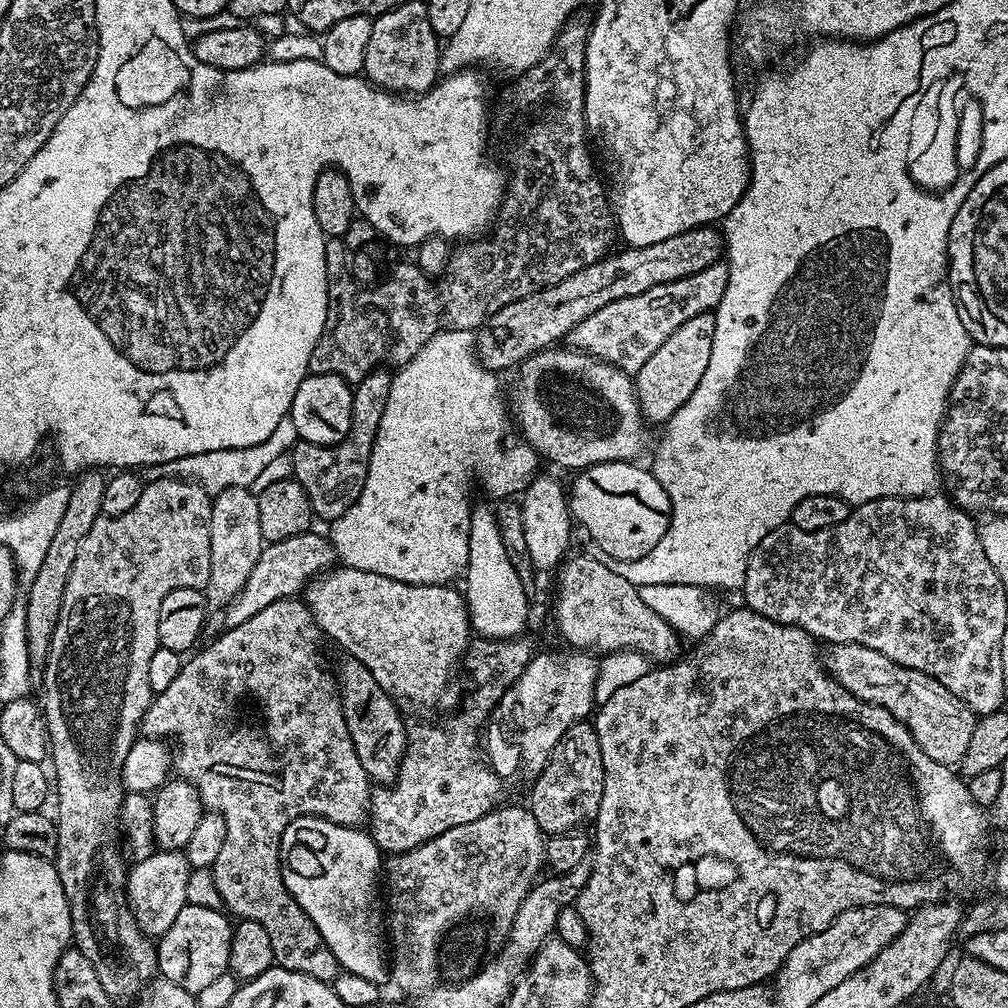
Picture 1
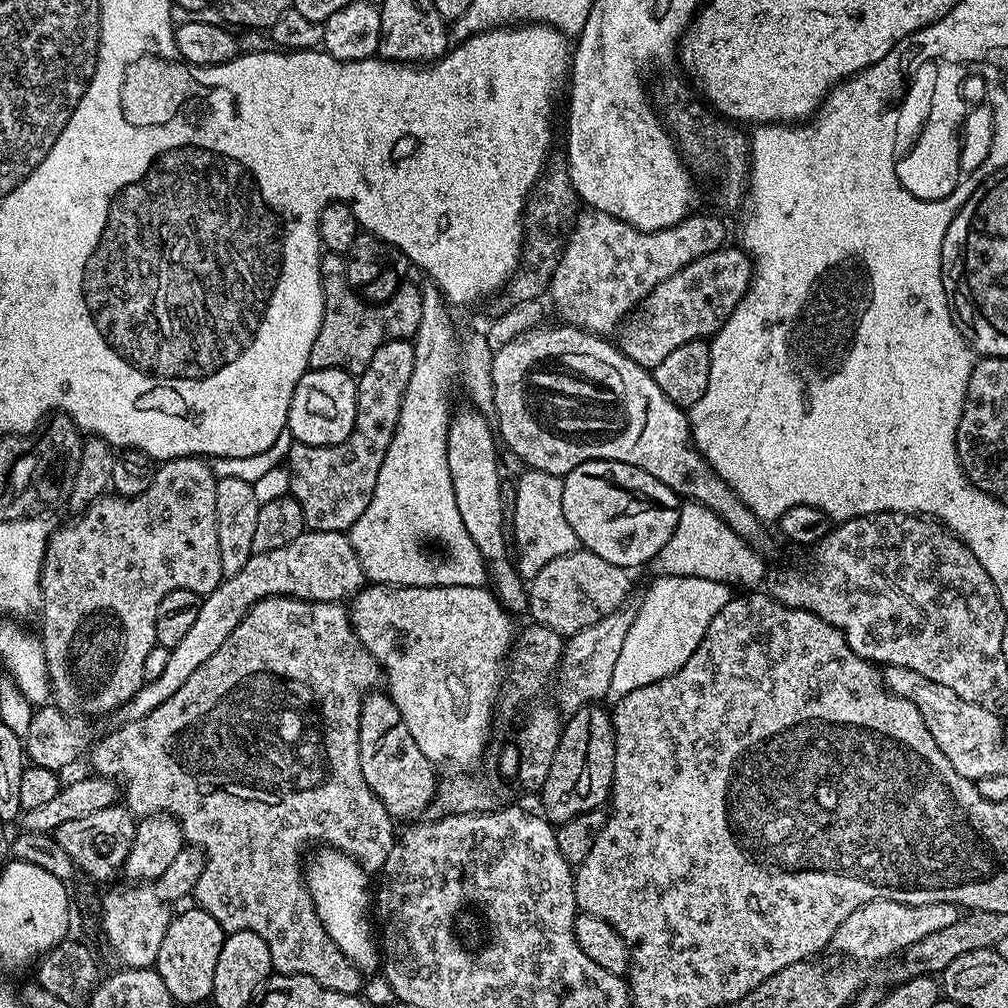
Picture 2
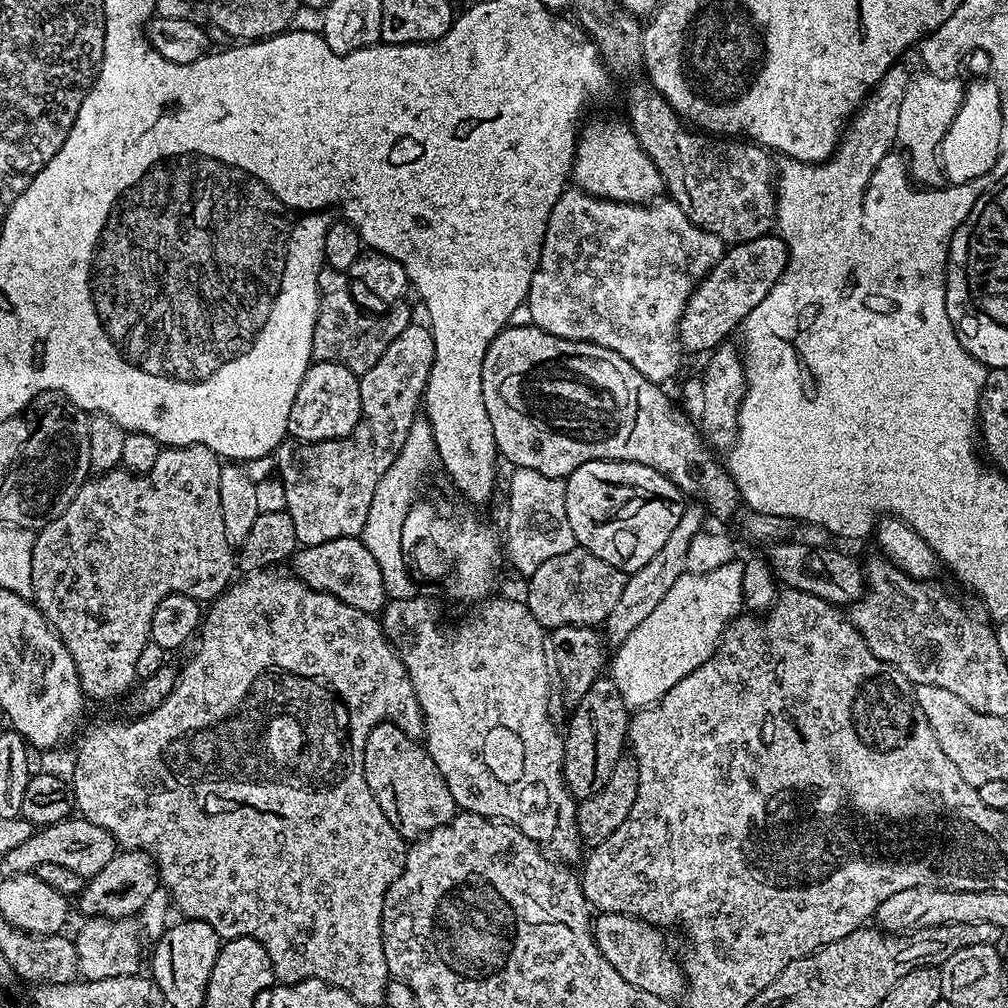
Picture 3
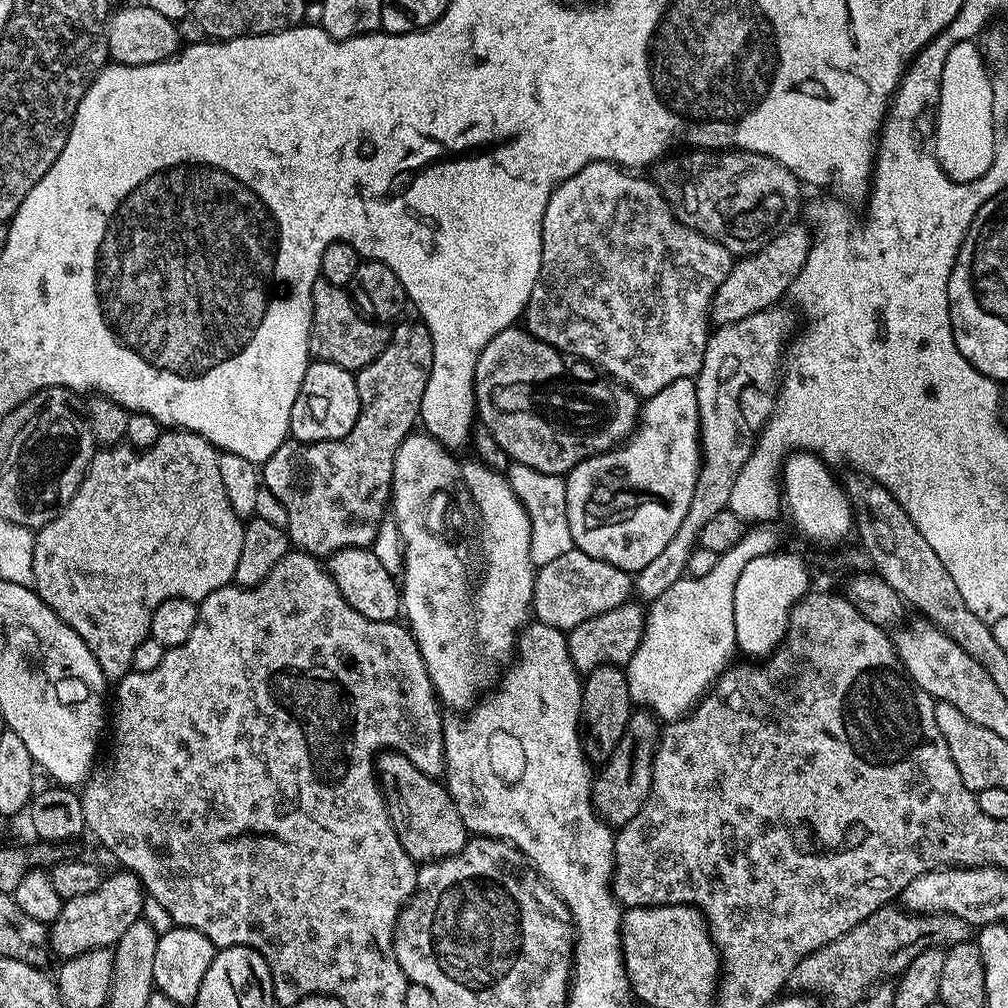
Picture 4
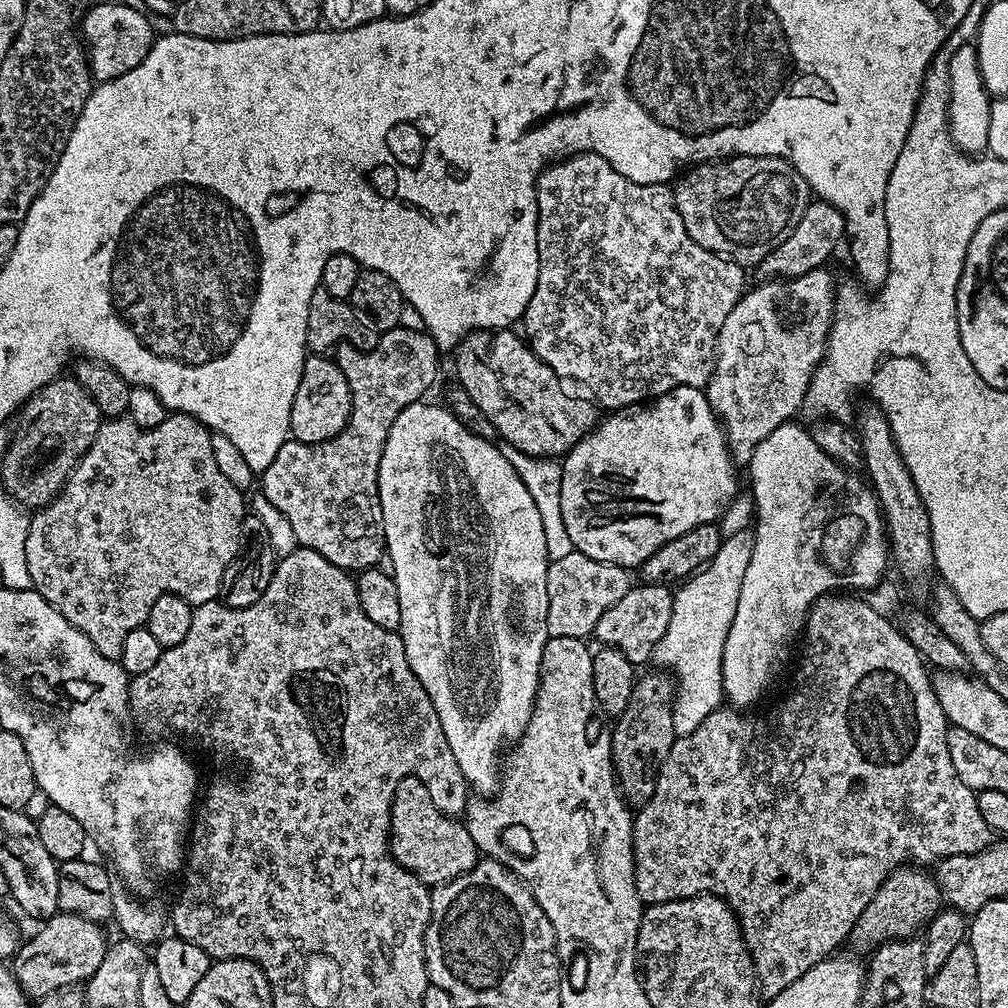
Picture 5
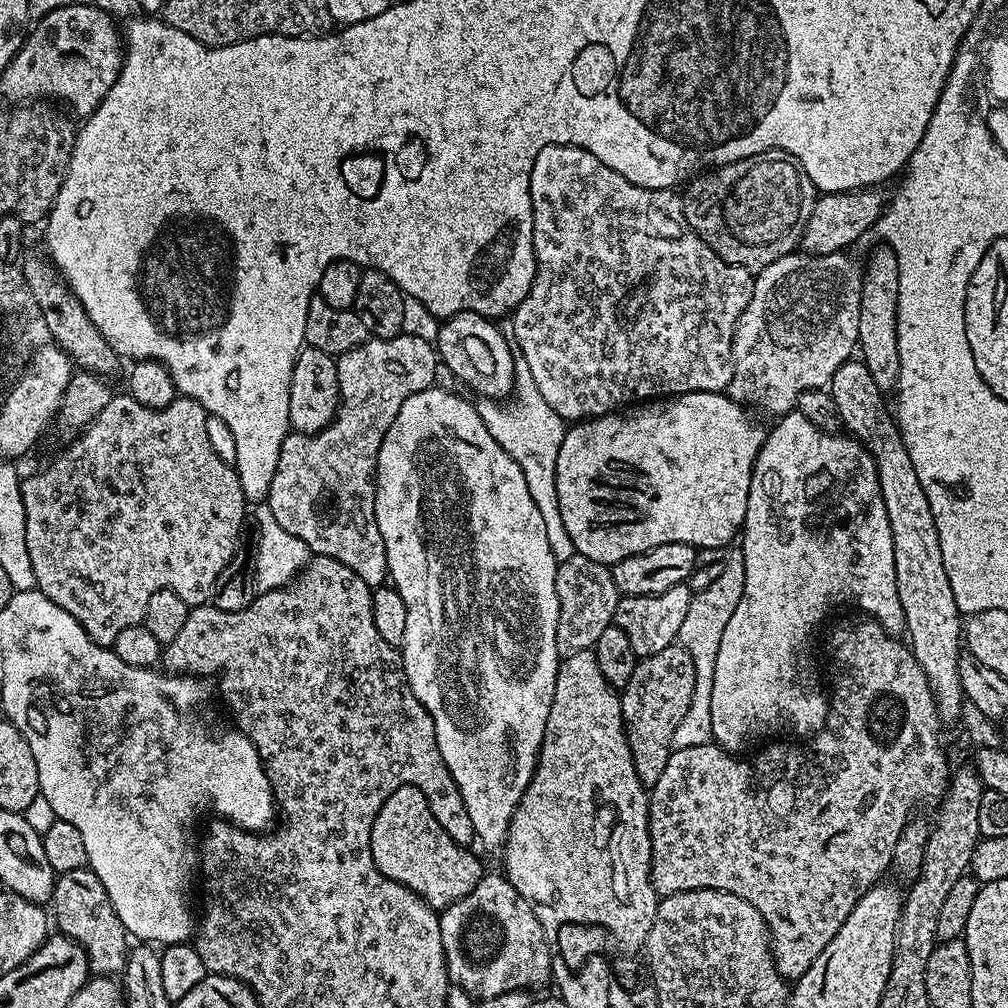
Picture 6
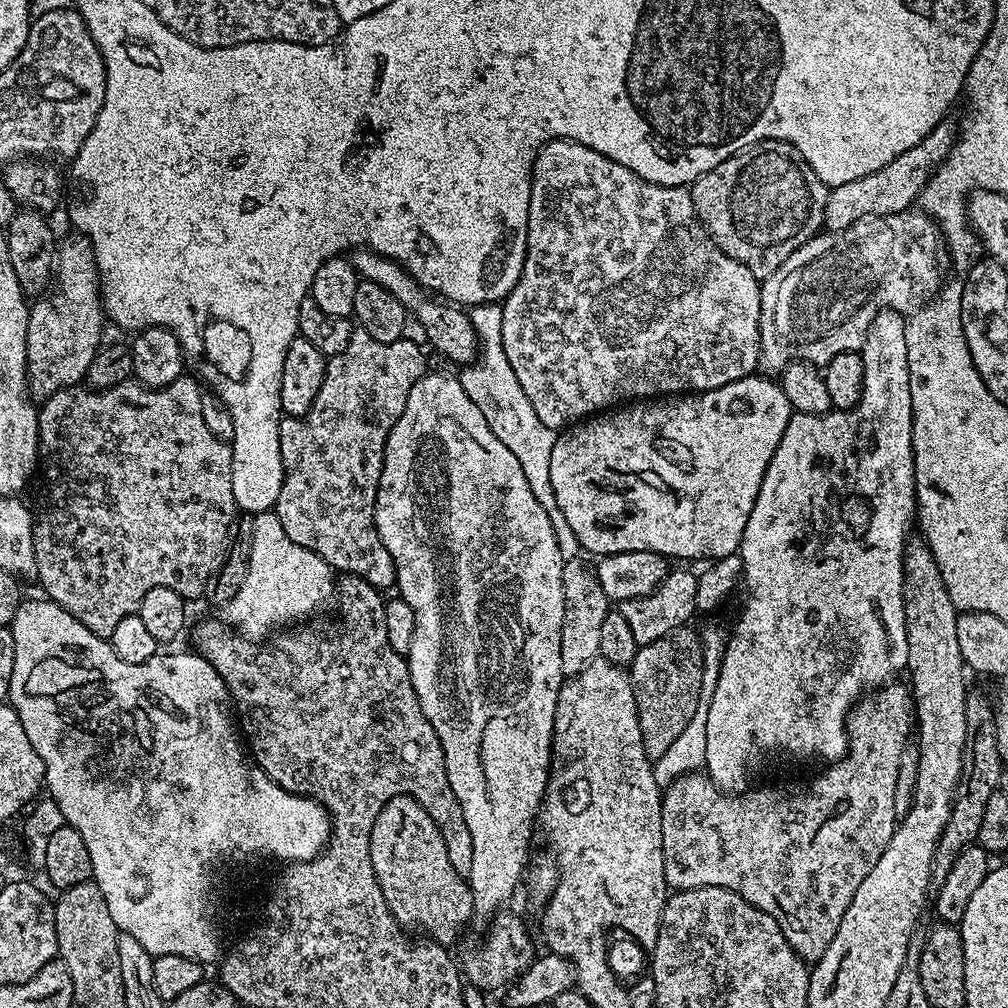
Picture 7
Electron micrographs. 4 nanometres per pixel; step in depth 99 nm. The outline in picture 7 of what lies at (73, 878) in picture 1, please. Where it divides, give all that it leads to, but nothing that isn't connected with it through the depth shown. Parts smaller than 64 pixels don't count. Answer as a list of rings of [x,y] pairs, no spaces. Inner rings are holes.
[[[185,374],[165,388],[146,388],[143,384],[136,383],[135,379],[129,378],[113,388],[63,388],[39,405],[38,456],[42,461],[42,472],[44,468],[44,476],[48,479],[49,508],[41,516],[39,513],[32,525],[36,559],[35,579],[40,580],[41,586],[44,587],[43,595],[47,599],[62,606],[62,610],[78,618],[78,622],[82,622],[86,630],[99,636],[111,637],[114,626],[118,626],[122,618],[137,615],[142,598],[146,598],[146,590],[154,590],[154,586],[170,584],[179,596],[203,597],[206,582],[226,551],[228,533],[232,531],[232,525],[238,516],[232,485],[232,449],[225,441],[214,438],[214,434],[210,434],[210,429],[206,427],[206,422],[202,419],[202,392],[201,389],[196,389],[195,383],[197,384],[197,381],[191,375]]]

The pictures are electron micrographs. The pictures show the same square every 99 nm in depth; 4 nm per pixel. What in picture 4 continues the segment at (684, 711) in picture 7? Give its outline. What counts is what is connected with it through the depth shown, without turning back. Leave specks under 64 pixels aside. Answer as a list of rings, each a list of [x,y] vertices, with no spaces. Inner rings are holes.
[[[651,710],[633,711],[632,717],[626,722],[626,730],[622,738],[618,738],[618,746],[610,754],[610,758],[603,761],[604,768],[595,773],[592,781],[592,806],[600,819],[613,830],[619,830],[630,822],[642,810],[646,798],[652,789],[652,775],[654,774],[654,754],[656,743],[660,740],[662,731],[661,721]]]

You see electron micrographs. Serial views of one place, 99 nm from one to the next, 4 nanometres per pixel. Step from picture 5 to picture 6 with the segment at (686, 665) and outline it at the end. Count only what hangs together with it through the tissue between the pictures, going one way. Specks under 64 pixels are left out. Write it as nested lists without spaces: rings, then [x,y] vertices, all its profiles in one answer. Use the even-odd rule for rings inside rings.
[[[736,550],[723,561],[724,569],[710,586],[697,591],[690,602],[690,610],[686,610],[686,618],[682,622],[682,630],[678,643],[687,650],[690,658],[694,658],[696,667],[696,689],[690,702],[690,710],[686,710],[686,718],[682,718],[678,730],[674,730],[673,749],[686,746],[698,746],[712,740],[712,723],[710,722],[710,690],[714,686],[714,666],[718,662],[718,646],[722,646],[722,630],[726,630],[726,622],[734,614],[738,602],[742,602],[744,593],[744,554]]]

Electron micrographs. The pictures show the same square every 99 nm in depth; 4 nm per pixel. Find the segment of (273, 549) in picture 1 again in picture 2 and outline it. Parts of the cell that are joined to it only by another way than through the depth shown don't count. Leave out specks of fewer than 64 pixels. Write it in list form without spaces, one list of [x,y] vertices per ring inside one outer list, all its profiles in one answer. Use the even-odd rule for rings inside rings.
[[[306,530],[294,538],[286,546],[278,550],[253,552],[252,557],[238,570],[238,574],[225,576],[217,588],[211,589],[201,599],[198,619],[190,626],[182,638],[169,651],[166,667],[158,678],[147,681],[114,713],[117,725],[138,722],[138,718],[146,718],[150,710],[158,710],[166,698],[178,694],[178,689],[186,683],[186,678],[230,638],[230,634],[242,622],[242,618],[259,600],[271,596],[293,596],[295,600],[317,600],[323,604],[344,602],[356,595],[365,587],[366,577],[362,570],[362,562],[358,562],[358,554],[354,546],[342,532],[314,532]]]

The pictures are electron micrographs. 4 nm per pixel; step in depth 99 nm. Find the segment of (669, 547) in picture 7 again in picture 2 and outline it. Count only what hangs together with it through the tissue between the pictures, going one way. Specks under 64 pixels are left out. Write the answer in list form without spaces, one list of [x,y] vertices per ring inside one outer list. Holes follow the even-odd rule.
[[[591,460],[570,470],[563,481],[562,509],[570,530],[587,551],[619,568],[633,570],[647,560],[655,561],[678,526],[681,497],[641,468],[613,460]]]

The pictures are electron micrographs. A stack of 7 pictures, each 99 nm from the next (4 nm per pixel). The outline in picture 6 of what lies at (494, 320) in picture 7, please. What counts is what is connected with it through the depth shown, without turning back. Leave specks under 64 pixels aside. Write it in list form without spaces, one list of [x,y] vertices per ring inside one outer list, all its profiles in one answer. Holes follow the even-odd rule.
[[[519,356],[515,360],[513,387],[515,390],[514,397],[516,396],[516,401],[513,404],[480,398],[475,401],[476,409],[482,418],[482,422],[486,422],[486,430],[490,430],[494,442],[498,442],[498,446],[502,446],[502,450],[506,450],[506,454],[510,454],[510,458],[514,458],[514,462],[518,462],[518,466],[522,470],[522,478],[526,478],[526,486],[530,486],[530,498],[534,498],[534,506],[538,506],[539,512],[542,513],[542,523],[546,525],[546,539],[550,541],[550,550],[554,550],[554,558],[559,562],[577,555],[574,542],[570,542],[570,534],[566,534],[566,525],[562,523],[562,510],[558,510],[556,467],[558,466],[558,450],[562,446],[562,438],[566,431],[566,421],[554,410],[550,410],[550,406],[542,398],[538,386],[534,383],[530,366],[527,365],[525,359]]]

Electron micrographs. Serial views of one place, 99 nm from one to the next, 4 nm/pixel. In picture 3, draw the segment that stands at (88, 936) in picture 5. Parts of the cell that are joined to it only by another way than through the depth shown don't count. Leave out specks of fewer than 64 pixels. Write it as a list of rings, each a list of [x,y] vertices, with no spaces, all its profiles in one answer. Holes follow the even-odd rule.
[[[120,850],[98,874],[87,877],[84,890],[78,897],[85,917],[105,916],[111,920],[127,920],[140,913],[146,898],[158,886],[158,869],[154,857],[143,850]]]

